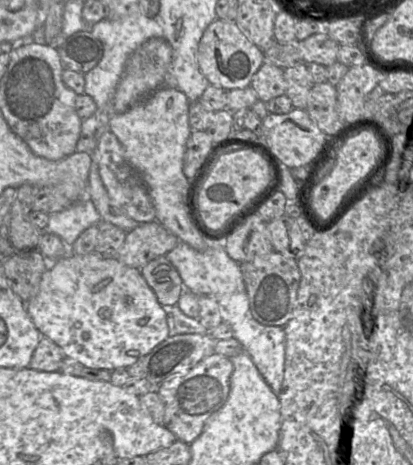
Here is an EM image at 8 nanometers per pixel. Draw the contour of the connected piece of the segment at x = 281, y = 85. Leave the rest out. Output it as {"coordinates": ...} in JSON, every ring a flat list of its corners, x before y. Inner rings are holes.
{"coordinates":[[264,62,253,76,250,87,256,92,259,101,263,102,285,95,284,69]]}

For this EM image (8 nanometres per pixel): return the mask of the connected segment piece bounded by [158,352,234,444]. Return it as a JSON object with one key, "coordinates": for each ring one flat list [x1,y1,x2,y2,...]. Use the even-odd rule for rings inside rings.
{"coordinates":[[213,352,187,373,163,381,158,394,165,404,164,425,177,439,191,444,202,433,208,418,226,402,234,366,230,358]]}

